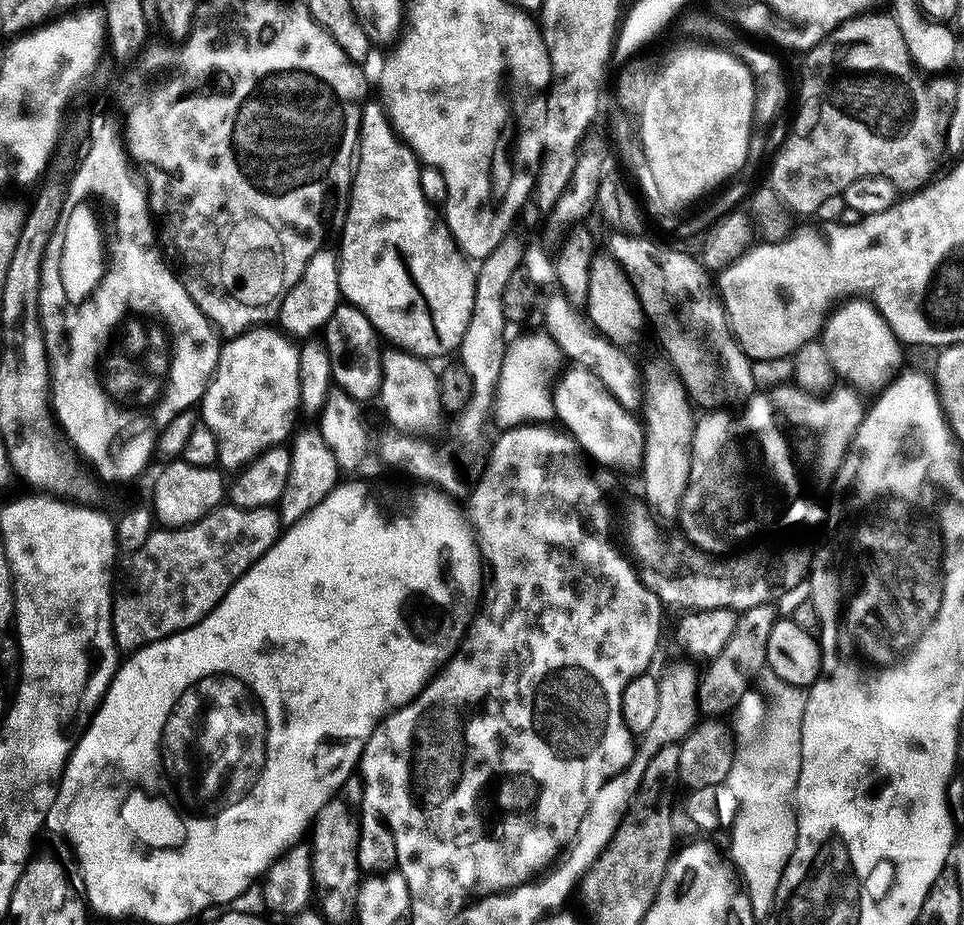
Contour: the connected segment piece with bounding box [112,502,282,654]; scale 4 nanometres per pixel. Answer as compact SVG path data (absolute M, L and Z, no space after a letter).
M231 502L206 514L185 528L165 528L153 530L146 538L146 546L134 550L127 557L128 565L124 573L119 573L118 583L112 598L112 633L116 639L117 649L121 653L131 654L147 644L158 642L167 636L178 634L206 618L222 602L234 582L238 582L270 550L282 535L280 514L275 507L271 508L237 508Z

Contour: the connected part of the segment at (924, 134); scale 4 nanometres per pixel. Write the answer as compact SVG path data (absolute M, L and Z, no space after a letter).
M869 10L838 25L822 42L807 49L803 56L804 65L800 68L800 109L797 110L796 117L792 120L792 129L789 130L788 137L781 142L780 149L777 150L776 157L772 160L772 180L770 180L770 187L788 212L797 217L798 215L811 217L826 198L844 193L846 186L850 186L850 182L858 182L858 178L867 176L890 178L890 182L894 182L897 189L908 194L924 188L929 183L928 178L932 171L936 168L936 159L940 156L940 148L942 152L945 147L946 140L942 135L941 121L940 124L936 121L936 116L932 113L931 106L928 105L928 92L924 89L923 82L920 81L921 73L913 65L906 42L902 38L902 30L898 30L896 19L891 14L884 13L883 16L880 10Z

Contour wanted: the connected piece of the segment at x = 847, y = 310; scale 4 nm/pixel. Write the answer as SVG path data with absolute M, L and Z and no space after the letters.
M848 298L843 302L837 303L828 312L823 322L822 331L818 337L826 350L826 358L830 358L830 366L841 381L852 383L859 387L873 388L879 390L897 373L900 362L900 351L902 345L896 339L896 335L890 330L890 326L882 318L882 314L868 298Z

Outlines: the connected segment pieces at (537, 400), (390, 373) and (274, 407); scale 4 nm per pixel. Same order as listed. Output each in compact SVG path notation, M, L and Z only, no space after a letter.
M539 334L540 336L520 336L517 338L513 344L509 343L507 345L506 351L504 353L504 365L502 366L502 370L500 371L500 377L498 378L498 386L496 387L496 403L494 405L494 424L497 424L497 429L503 430L506 428L518 428L521 424L526 424L529 422L548 422L553 419L554 409L552 407L552 399L549 385L544 385L544 380L540 377L540 363L544 360L544 355L547 354L548 351L553 351L554 345L552 343L552 339L547 336L547 334Z
M395 346L387 347L381 351L380 357L380 389L378 391L378 404L391 423L389 424L395 431L422 430L420 428L428 425L432 420L432 407L435 409L438 404L438 376L429 365L427 359L416 356L412 352Z
M257 326L223 341L216 375L209 380L206 398L198 405L203 423L216 433L218 461L225 469L247 466L265 450L289 439L288 423L298 412L298 348L273 328Z

